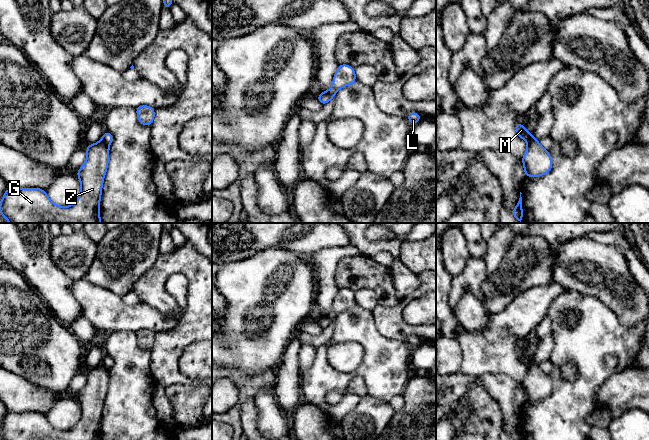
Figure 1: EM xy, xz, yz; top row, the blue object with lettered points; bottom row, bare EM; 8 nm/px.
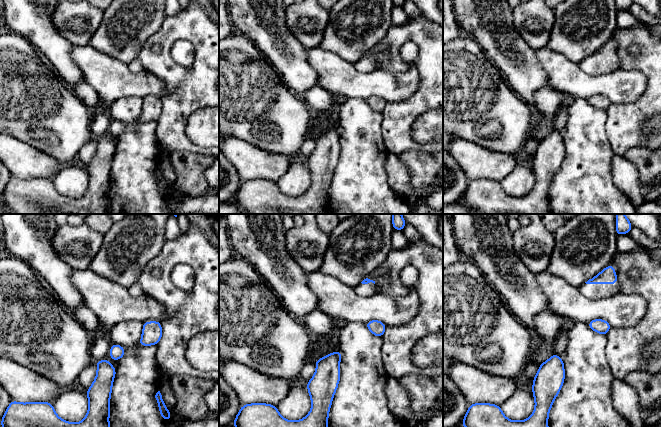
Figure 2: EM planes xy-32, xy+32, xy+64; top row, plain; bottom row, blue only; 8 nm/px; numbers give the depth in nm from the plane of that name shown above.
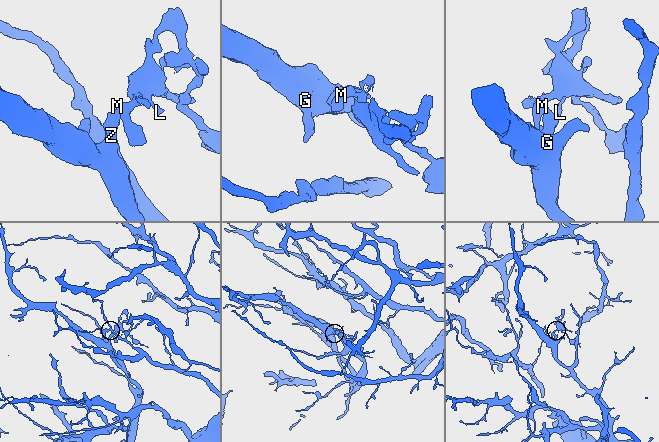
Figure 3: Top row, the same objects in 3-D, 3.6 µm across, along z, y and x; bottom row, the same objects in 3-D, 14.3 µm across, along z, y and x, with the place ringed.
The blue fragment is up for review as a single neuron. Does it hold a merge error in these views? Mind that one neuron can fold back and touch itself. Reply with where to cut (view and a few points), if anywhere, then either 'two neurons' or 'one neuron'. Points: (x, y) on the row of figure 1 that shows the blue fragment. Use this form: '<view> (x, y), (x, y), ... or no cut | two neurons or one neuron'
xy (101, 139), (108, 146) | two neurons

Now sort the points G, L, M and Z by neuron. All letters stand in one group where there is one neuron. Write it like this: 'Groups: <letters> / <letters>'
Groups: G Z / L M

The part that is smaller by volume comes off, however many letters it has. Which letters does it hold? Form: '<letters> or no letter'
L, M

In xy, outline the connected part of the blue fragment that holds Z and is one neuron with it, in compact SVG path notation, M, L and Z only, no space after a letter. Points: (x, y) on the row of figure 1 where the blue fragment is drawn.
M101 139L85 148L86 161L76 172L81 184L81 194L75 203L67 207L58 206L50 201L44 189L7 188L0 202L0 214L9 223L101 223L100 198L109 163L109 146Z

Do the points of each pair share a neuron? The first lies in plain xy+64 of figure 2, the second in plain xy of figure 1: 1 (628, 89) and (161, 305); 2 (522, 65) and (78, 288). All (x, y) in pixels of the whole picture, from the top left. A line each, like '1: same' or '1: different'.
1: different
2: different

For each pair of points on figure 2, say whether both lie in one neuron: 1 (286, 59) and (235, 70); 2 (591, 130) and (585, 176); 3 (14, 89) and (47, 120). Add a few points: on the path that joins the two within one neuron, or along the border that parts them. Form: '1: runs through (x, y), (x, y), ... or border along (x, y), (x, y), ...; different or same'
1: border along (255, 44), (283, 82); different
2: runs through (587, 141), (587, 165); same
3: runs through (22, 96), (39, 112); same

